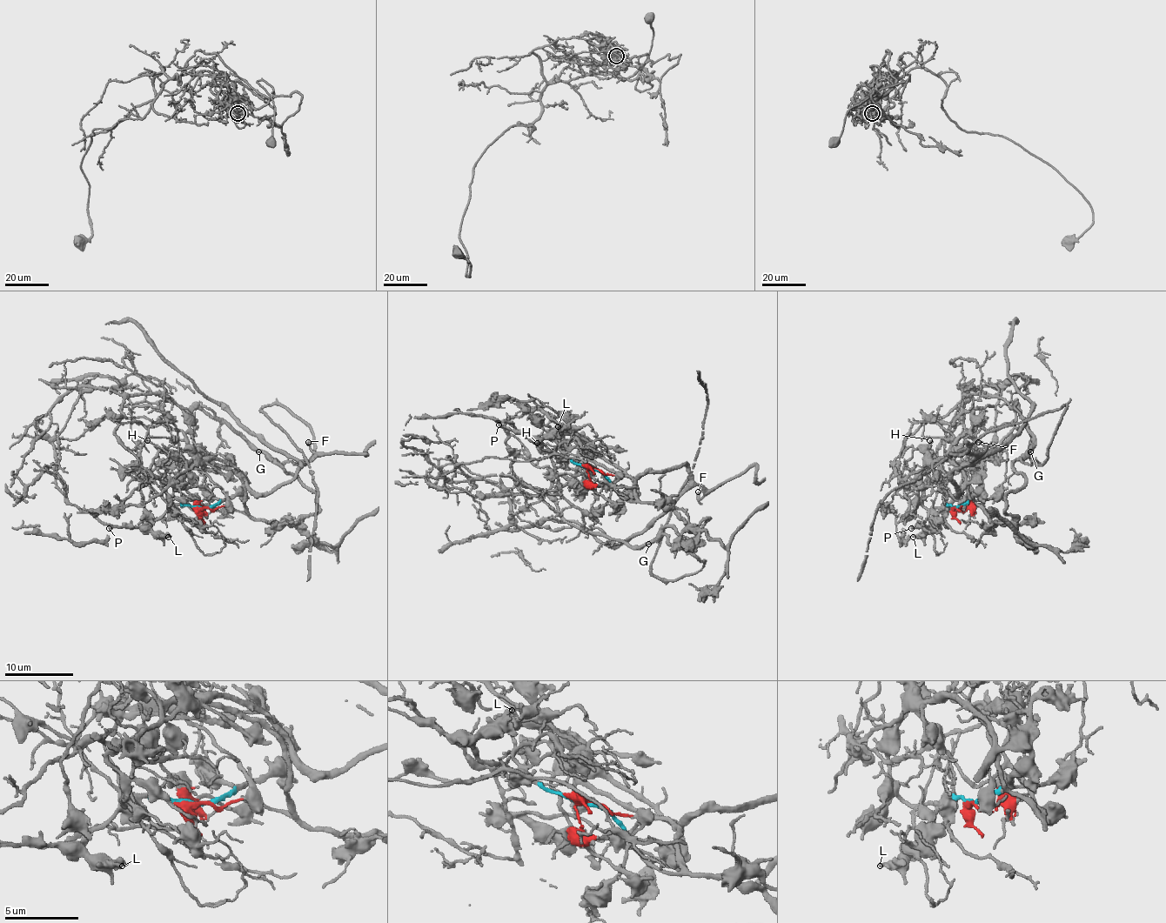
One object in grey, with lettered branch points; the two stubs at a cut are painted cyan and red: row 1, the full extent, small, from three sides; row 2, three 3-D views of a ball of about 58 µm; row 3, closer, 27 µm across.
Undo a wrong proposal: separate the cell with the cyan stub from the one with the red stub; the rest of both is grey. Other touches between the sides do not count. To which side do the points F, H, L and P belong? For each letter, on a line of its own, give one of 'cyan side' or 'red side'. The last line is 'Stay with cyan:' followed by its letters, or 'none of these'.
F: cyan side
H: red side
L: cyan side
P: cyan side
Stay with cyan: F, L, P

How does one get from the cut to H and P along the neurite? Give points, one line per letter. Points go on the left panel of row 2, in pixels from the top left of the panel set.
H: (201, 508), (199, 511), (197, 501), (186, 489), (189, 471), (183, 458), (167, 455), (146, 439)
P: (201, 508), (189, 504), (170, 506), (148, 525), (109, 528)

